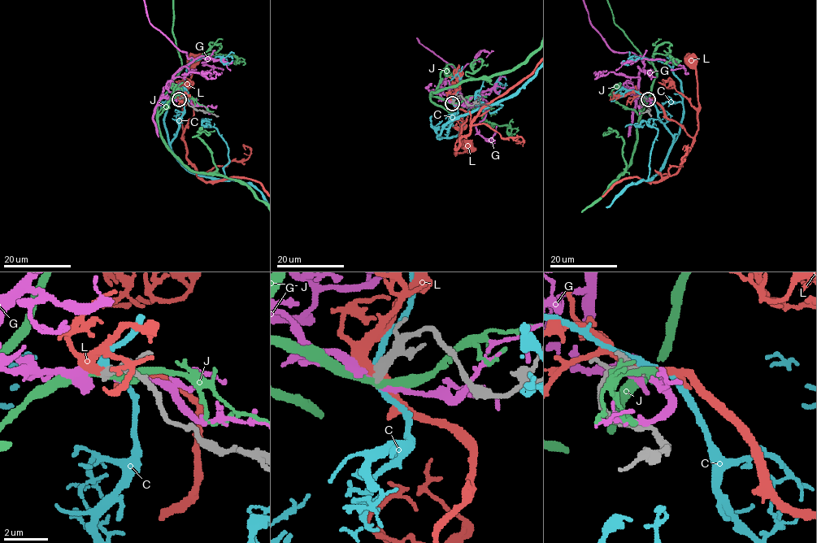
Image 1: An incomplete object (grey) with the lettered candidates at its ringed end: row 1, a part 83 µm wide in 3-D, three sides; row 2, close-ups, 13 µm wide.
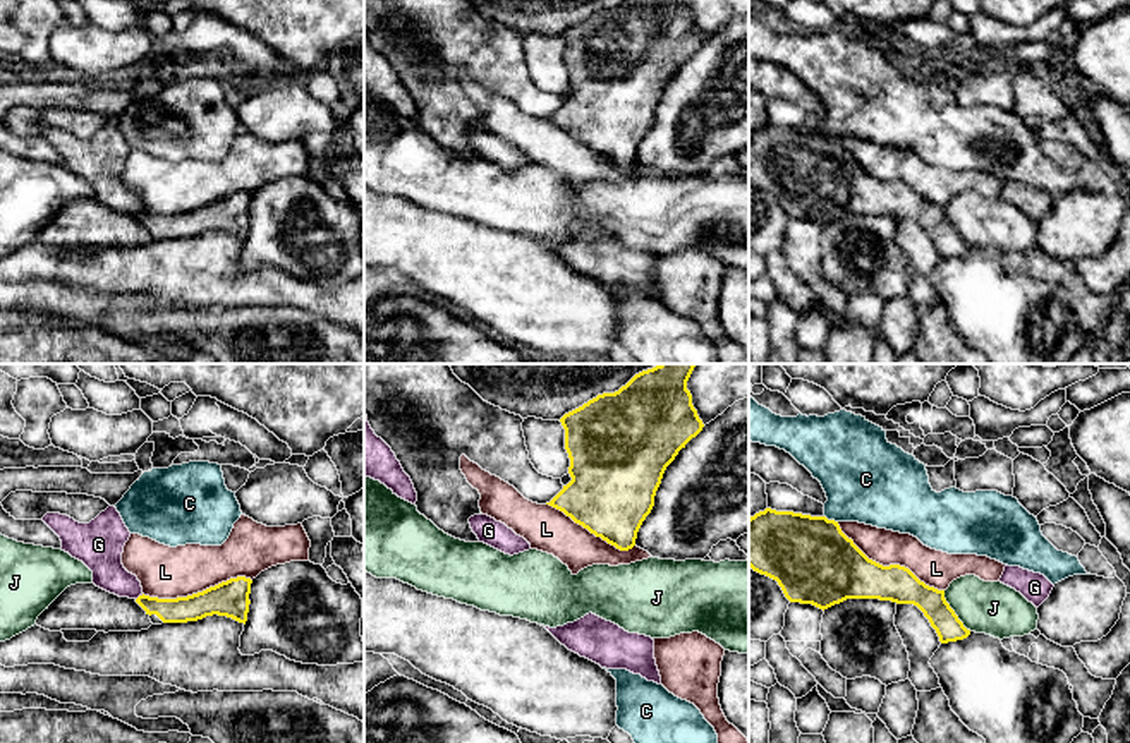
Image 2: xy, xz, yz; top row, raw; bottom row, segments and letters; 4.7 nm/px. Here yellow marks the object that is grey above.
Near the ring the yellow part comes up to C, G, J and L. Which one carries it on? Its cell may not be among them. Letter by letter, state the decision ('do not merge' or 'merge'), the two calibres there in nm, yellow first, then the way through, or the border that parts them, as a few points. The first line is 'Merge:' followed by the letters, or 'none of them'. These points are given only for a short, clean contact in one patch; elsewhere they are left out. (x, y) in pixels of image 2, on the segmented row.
Merge: none of them
C: do not merge; calibres 380 and 400 nm; border yz (825, 515), (837, 522)
G: do not merge; calibres 120 and 180 nm; border xy (143, 594), (136, 599)
J: do not merge; calibres 140 and 260 nm
L: do not merge; calibres 280 and 170 nm

